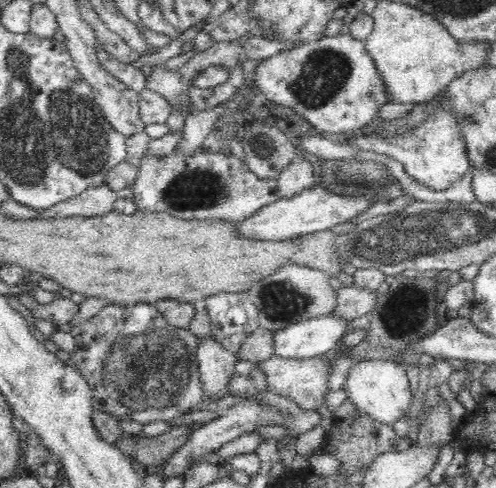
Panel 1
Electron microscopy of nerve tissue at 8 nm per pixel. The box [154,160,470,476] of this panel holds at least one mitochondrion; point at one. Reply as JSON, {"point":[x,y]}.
{"point":[195,189]}

